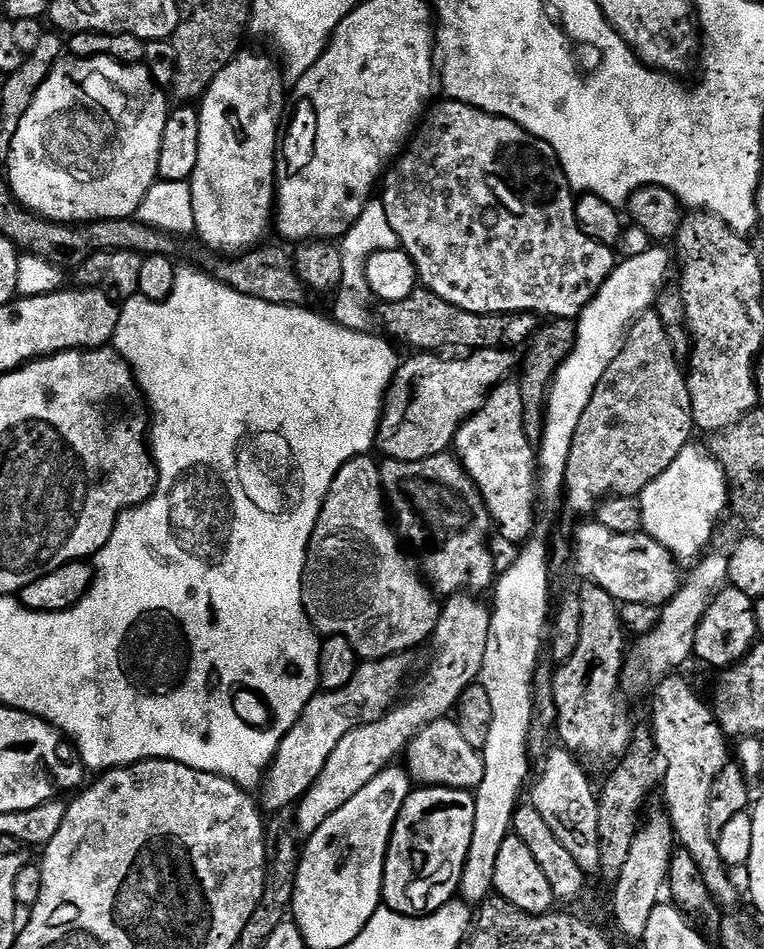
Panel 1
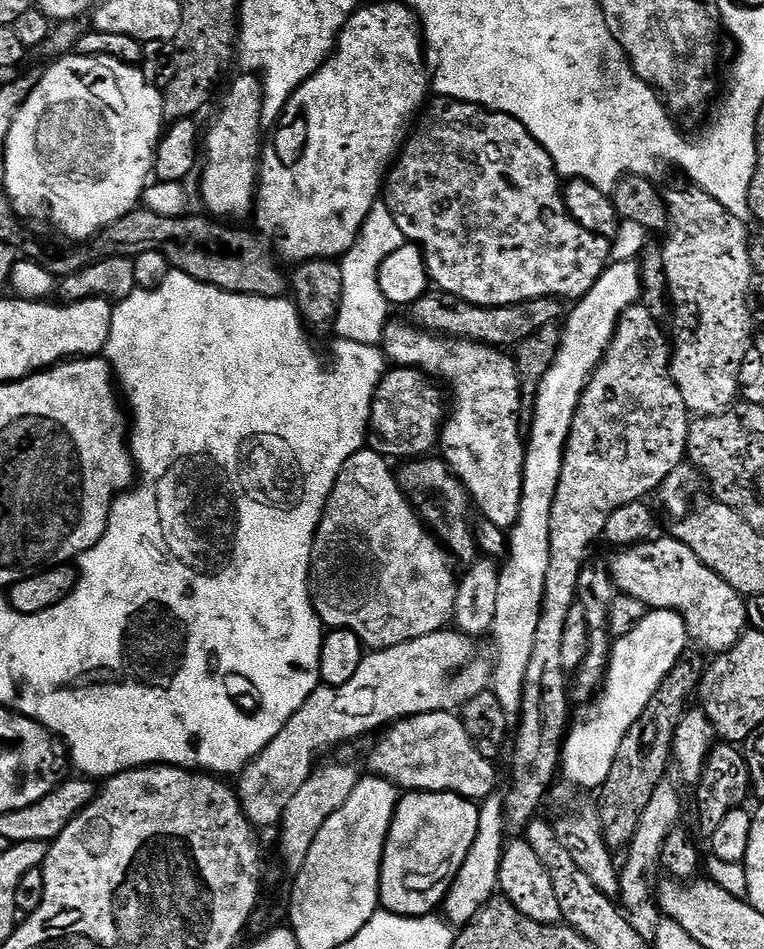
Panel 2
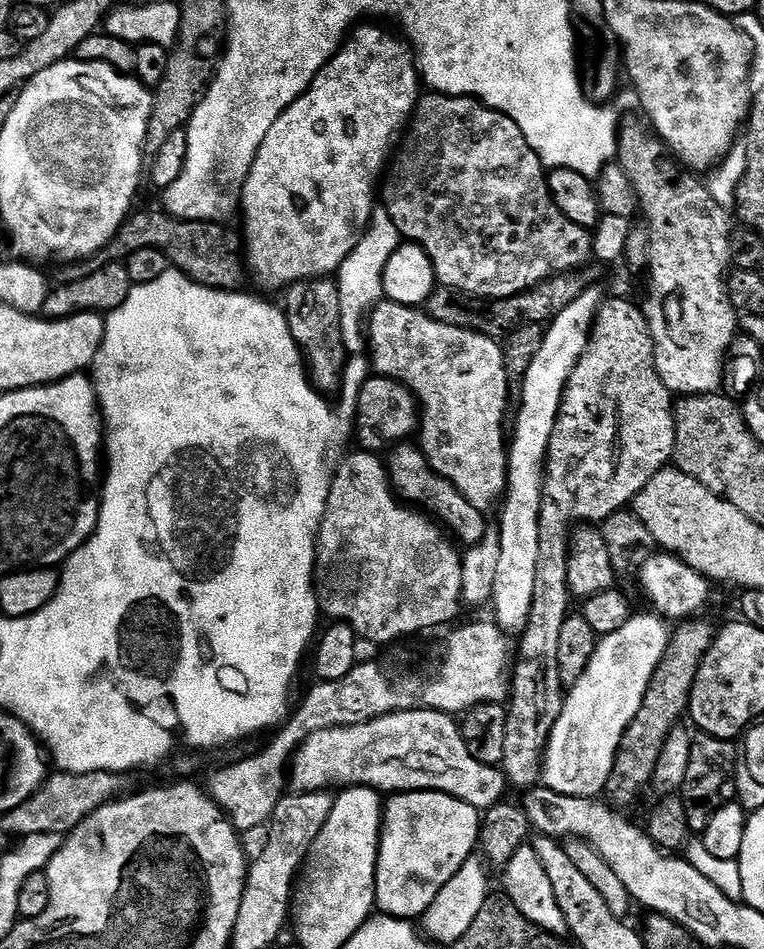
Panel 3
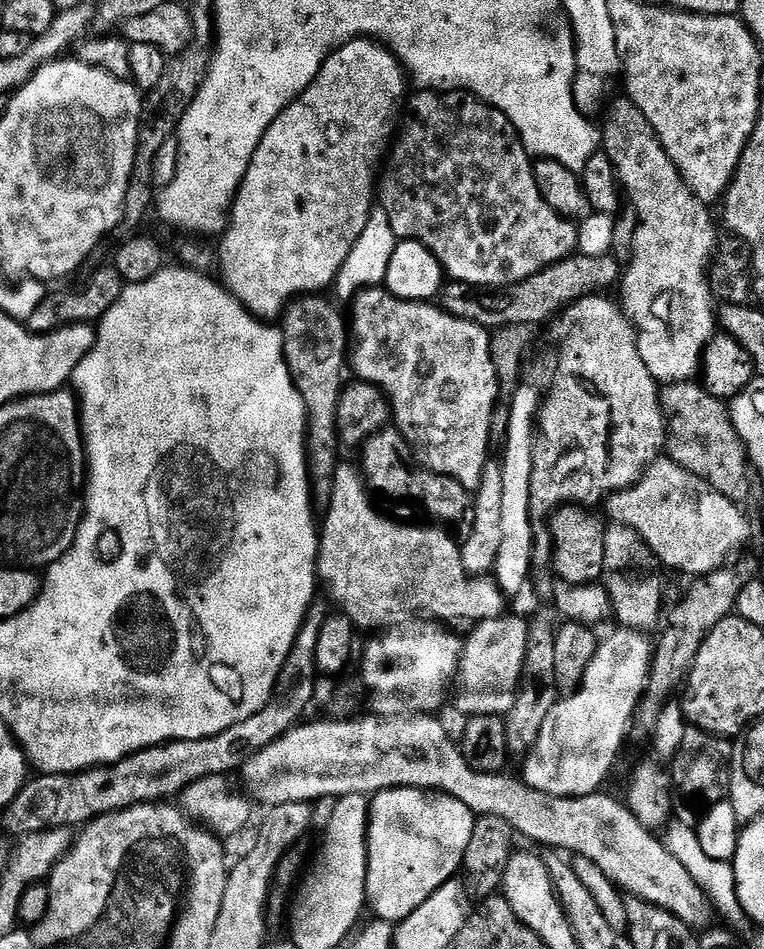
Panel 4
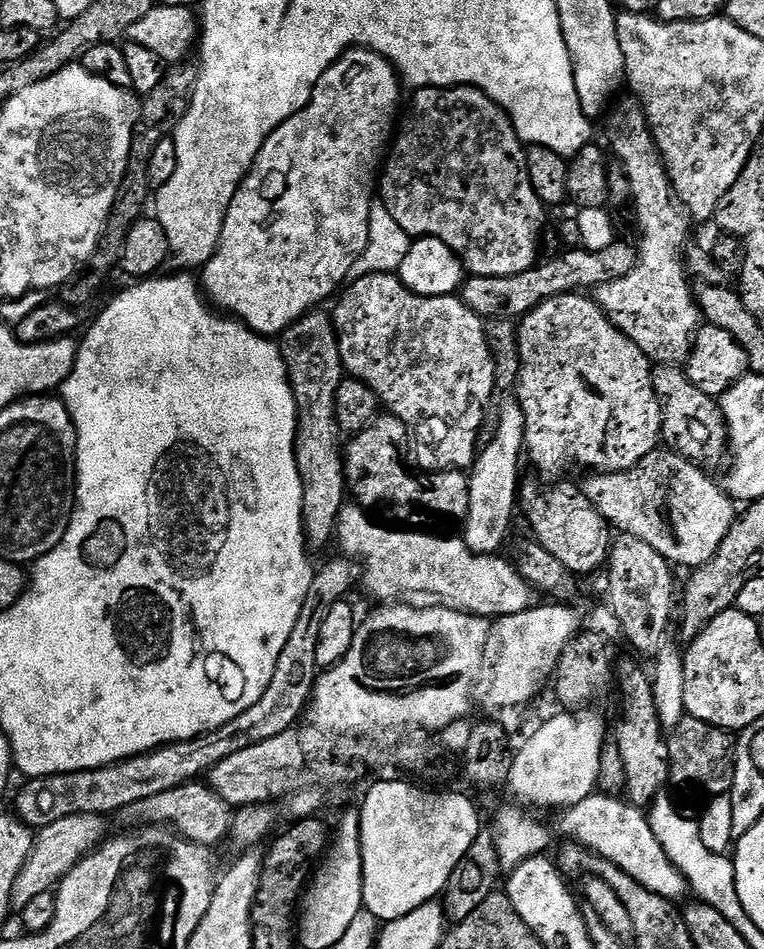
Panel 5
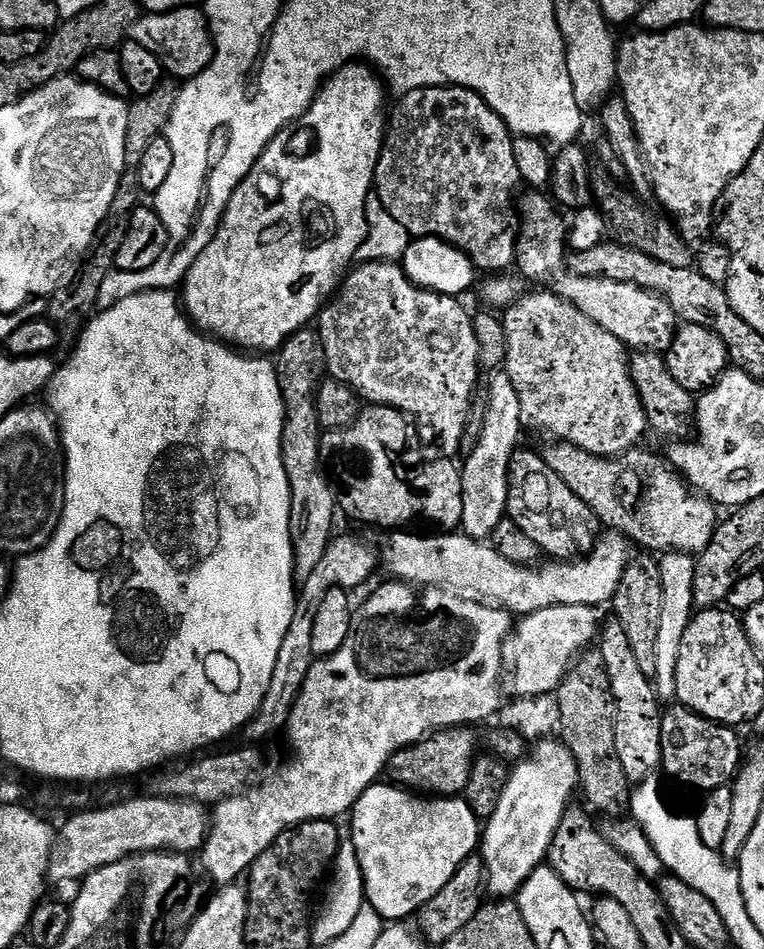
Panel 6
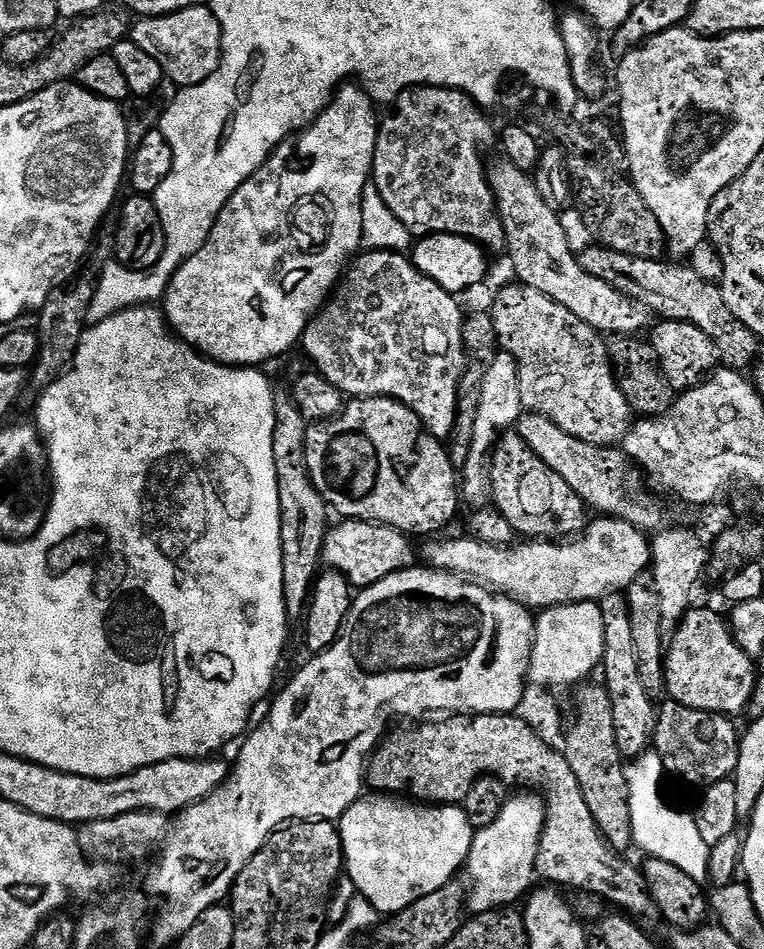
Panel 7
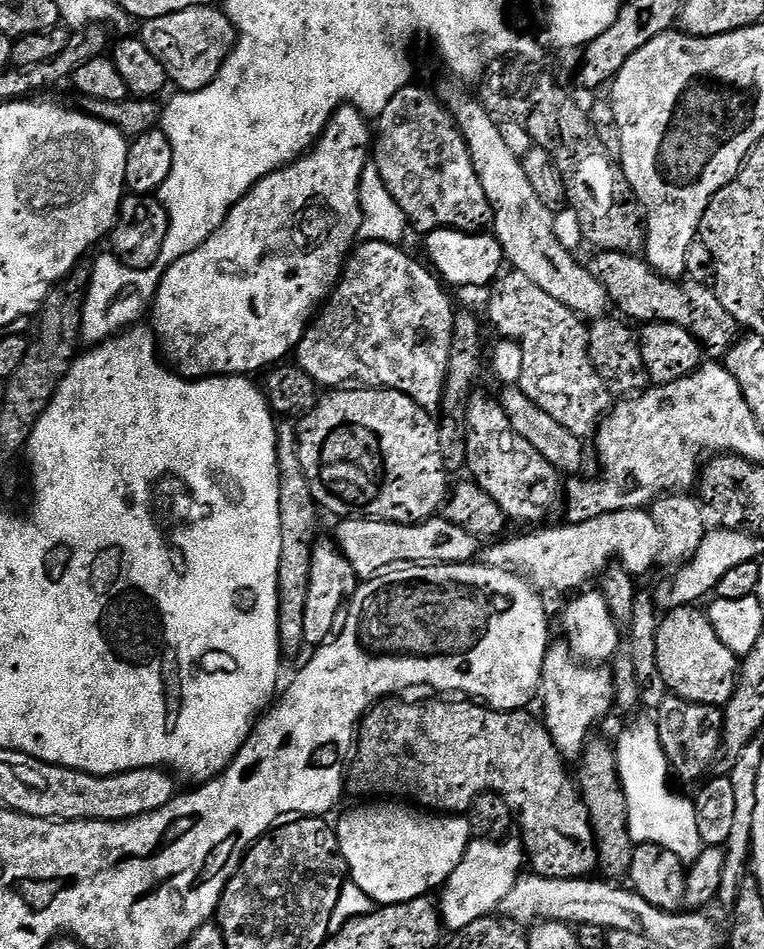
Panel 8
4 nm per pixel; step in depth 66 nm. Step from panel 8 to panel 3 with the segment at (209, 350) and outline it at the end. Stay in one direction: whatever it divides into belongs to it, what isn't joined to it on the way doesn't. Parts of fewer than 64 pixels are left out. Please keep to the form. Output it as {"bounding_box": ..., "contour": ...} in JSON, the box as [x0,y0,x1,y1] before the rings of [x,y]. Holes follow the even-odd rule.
{"bounding_box":[242,23,422,290],"contour":[[[361,23],[317,74],[308,91],[270,126],[270,134],[266,134],[244,179],[242,251],[247,271],[253,272],[264,288],[284,290],[300,280],[339,273],[372,220],[378,185],[422,95],[422,77],[411,47],[395,31],[387,32],[376,24]]]}

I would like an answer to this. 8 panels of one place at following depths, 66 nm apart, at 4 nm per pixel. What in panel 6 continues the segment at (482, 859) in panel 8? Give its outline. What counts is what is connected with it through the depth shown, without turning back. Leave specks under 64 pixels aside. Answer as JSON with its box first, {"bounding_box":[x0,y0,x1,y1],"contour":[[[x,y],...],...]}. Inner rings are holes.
{"bounding_box":[482,738,580,898],"contour":[[[554,738],[541,739],[535,746],[537,747],[532,754],[530,752],[511,769],[498,808],[482,828],[482,859],[484,870],[488,873],[486,886],[489,893],[496,898],[515,897],[525,884],[526,878],[543,865],[553,836],[569,807],[568,800],[579,787],[580,772],[576,759],[563,741]]]}

